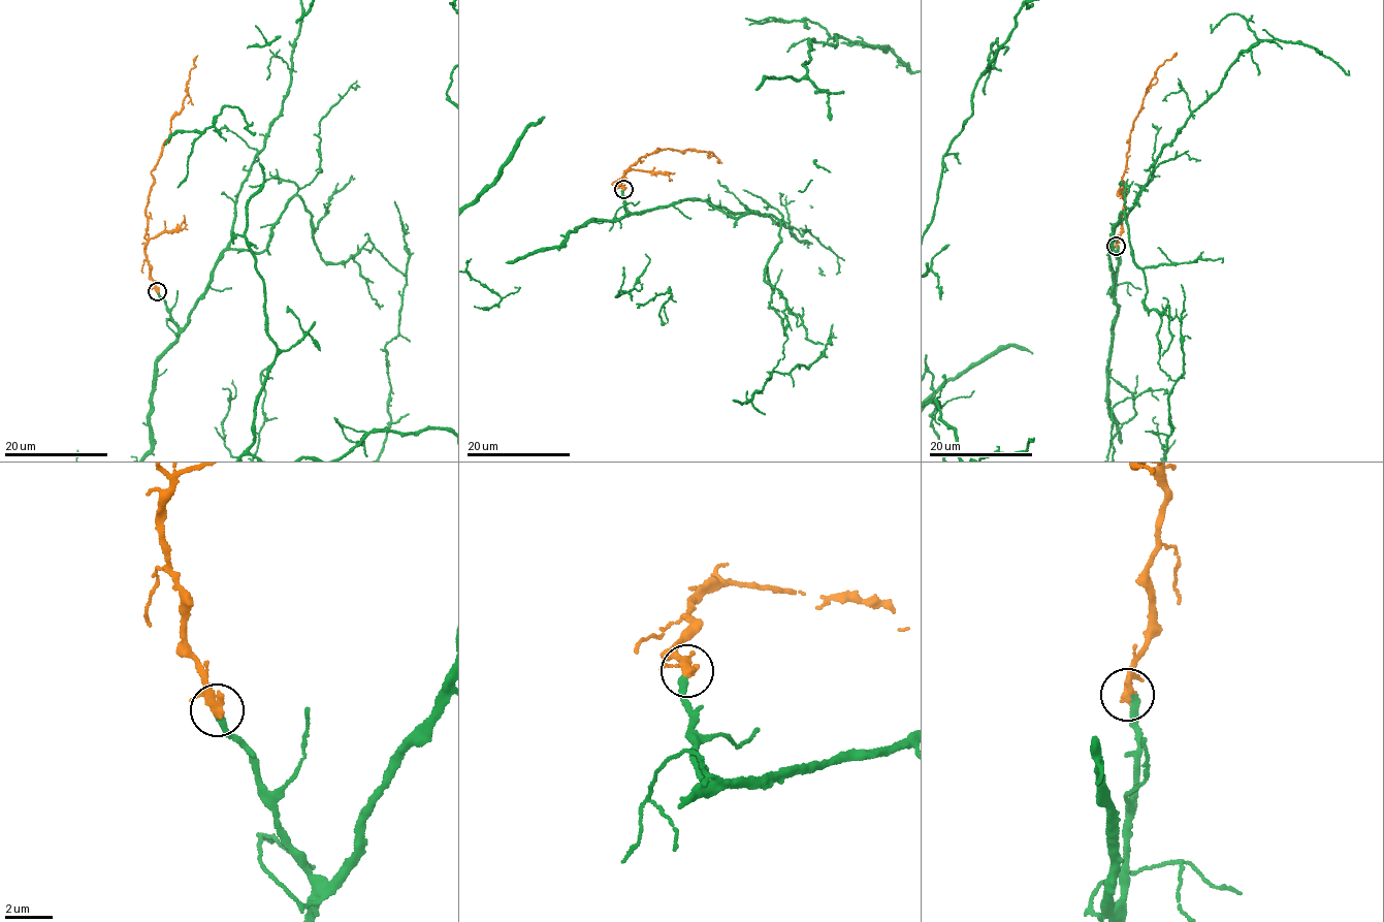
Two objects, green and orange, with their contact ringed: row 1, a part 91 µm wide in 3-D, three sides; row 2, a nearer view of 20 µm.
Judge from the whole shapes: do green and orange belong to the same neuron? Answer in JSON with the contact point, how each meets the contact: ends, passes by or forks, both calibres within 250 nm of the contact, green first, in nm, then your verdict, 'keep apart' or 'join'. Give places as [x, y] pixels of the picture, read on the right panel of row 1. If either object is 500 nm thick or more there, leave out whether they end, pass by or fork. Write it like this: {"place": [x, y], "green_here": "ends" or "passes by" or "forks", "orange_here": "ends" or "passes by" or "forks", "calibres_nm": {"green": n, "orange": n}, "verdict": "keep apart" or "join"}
{"place": [1116, 246], "green_here": "ends", "orange_here": "passes by", "calibres_nm": {"green": 320, "orange": 280}, "verdict": "keep apart"}

